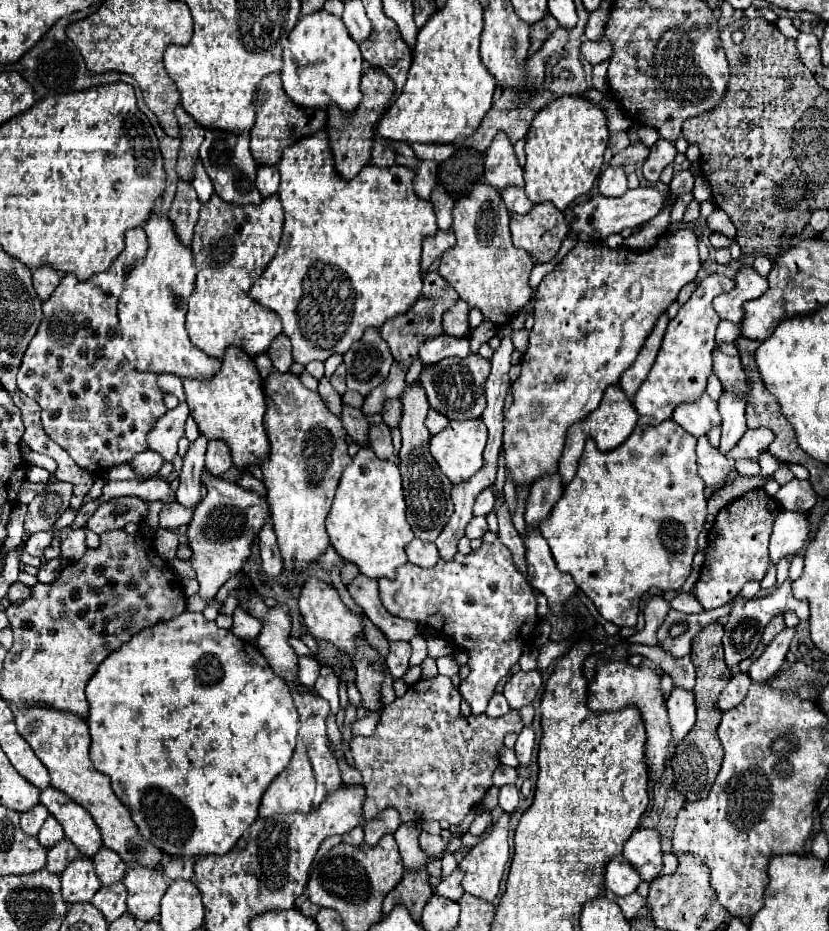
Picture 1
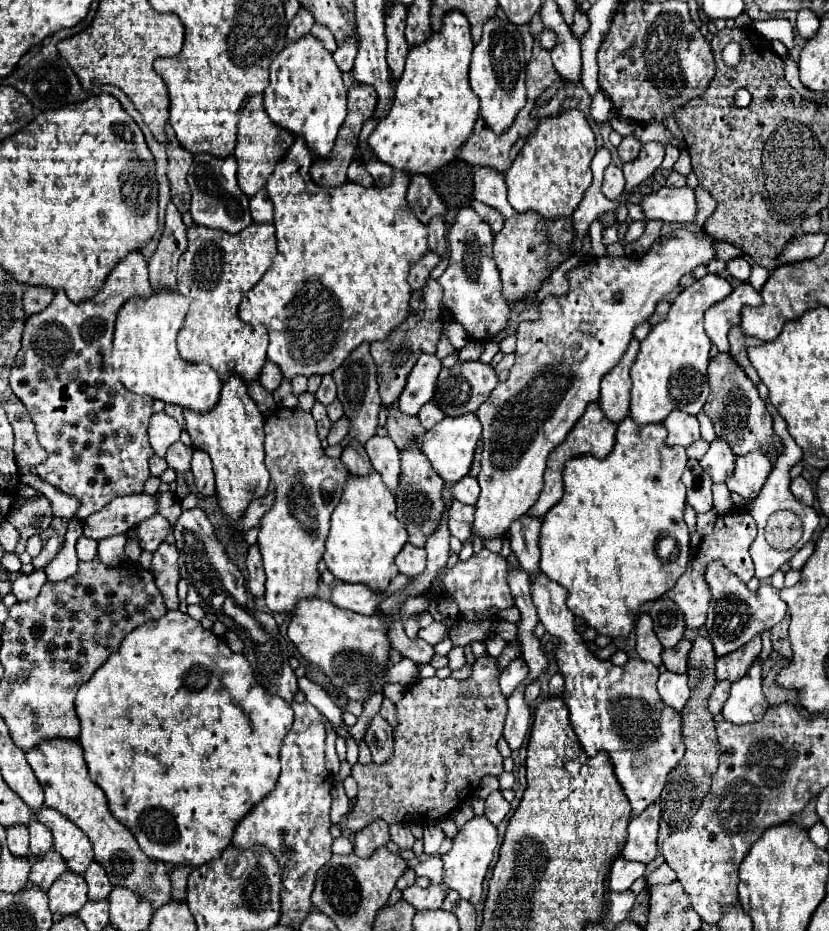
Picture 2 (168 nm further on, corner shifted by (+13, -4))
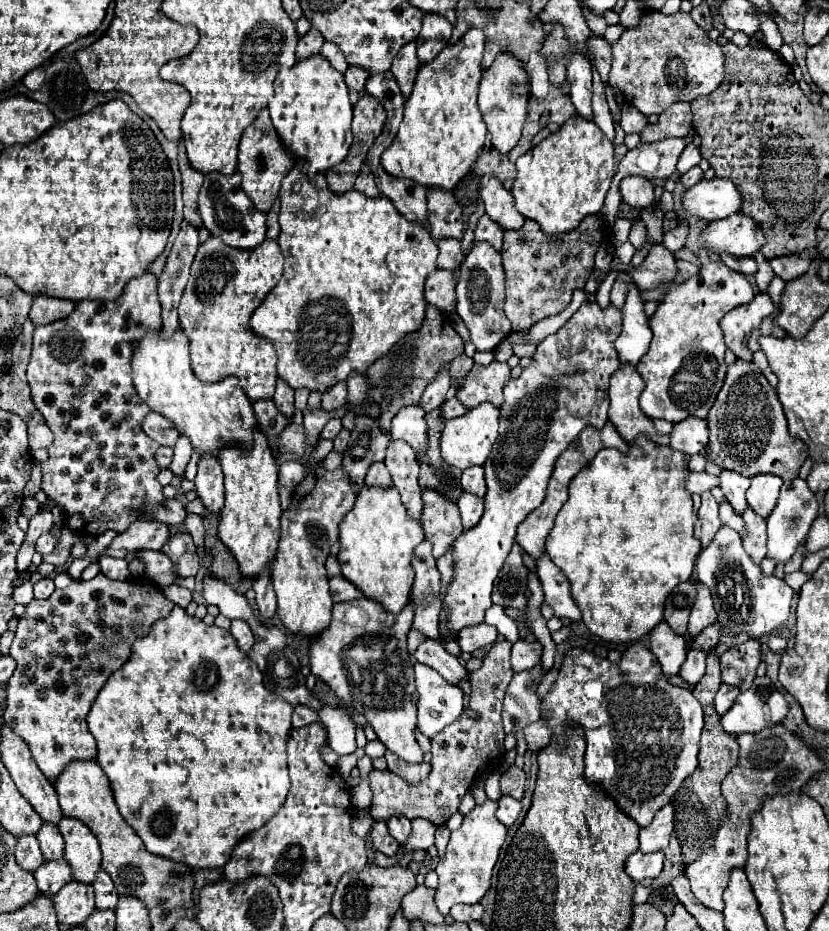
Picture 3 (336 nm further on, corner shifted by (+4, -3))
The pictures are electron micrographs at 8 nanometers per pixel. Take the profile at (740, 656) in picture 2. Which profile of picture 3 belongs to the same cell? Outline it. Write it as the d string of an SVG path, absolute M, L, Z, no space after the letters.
M746 640L744 644L728 648L720 656L720 666L722 666L722 682L738 686L740 690L748 690L754 676L756 668L760 664L760 642L758 640Z

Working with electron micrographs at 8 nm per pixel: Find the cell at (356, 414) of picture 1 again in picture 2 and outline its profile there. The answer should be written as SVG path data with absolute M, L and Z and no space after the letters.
M349 443L343 449L341 461L347 465L351 475L357 475L357 477L365 477L365 475L369 475L373 471L369 455L367 455L367 451L359 443Z

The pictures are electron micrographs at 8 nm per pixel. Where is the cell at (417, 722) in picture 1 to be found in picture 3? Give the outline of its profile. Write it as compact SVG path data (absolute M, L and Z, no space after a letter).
M496 642L486 654L480 670L468 674L472 692L468 706L476 716L462 714L456 722L446 726L440 734L432 738L432 760L430 774L418 784L408 784L404 778L390 770L372 770L368 774L370 788L374 792L370 816L376 822L388 822L392 816L426 818L436 826L444 826L448 818L458 810L460 800L470 792L478 770L484 764L498 764L504 756L504 730L502 730L502 700L504 692L512 680L510 668L510 642Z

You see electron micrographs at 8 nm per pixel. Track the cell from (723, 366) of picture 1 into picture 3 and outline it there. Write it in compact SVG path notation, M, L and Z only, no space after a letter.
M736 360L728 366L724 386L706 420L710 426L708 448L712 450L716 464L748 478L756 474L776 474L784 480L792 480L798 476L798 470L808 456L808 446L800 438L790 436L788 420L774 388L752 362Z

